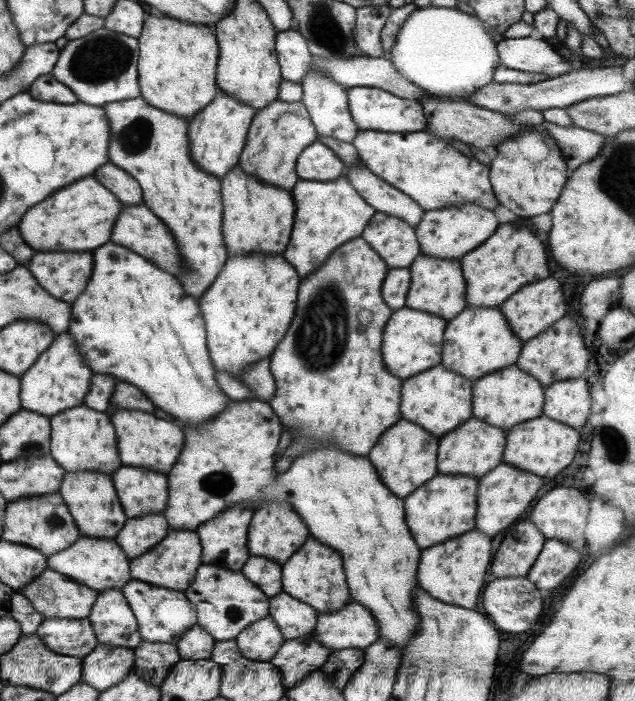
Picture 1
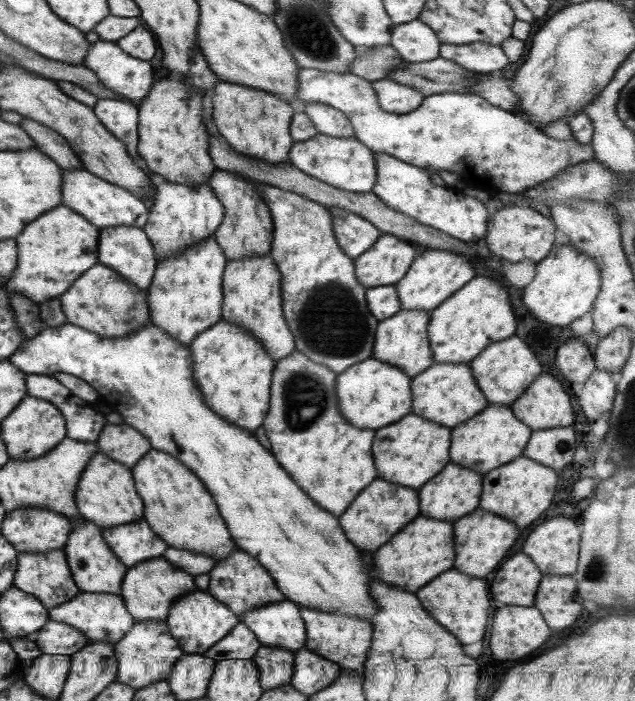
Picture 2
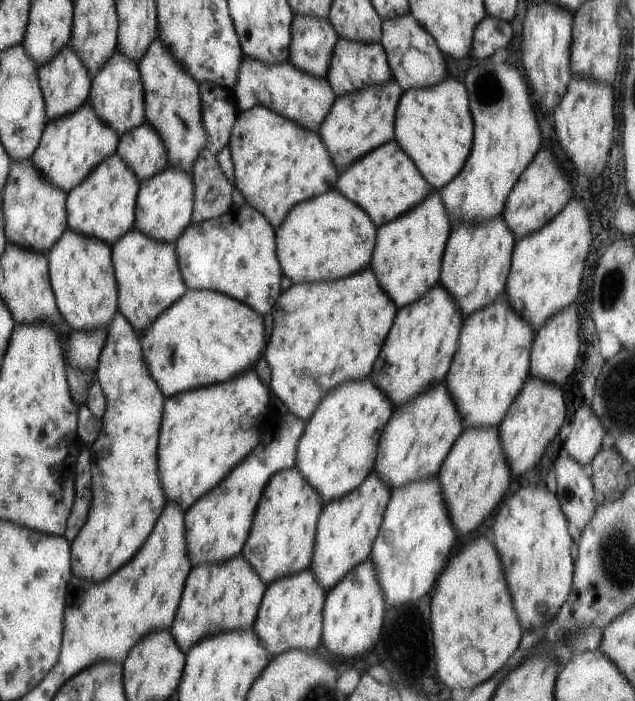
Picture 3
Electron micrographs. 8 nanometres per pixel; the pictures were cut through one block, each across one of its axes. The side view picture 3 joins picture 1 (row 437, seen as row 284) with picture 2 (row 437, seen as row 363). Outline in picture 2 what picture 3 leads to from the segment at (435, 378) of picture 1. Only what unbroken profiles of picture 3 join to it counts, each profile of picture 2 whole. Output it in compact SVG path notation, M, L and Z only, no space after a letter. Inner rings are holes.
M413 413L406 414L398 422L379 428L373 434L373 462L377 468L377 476L407 488L419 488L430 480L449 463L451 430L439 426L435 422L427 422Z

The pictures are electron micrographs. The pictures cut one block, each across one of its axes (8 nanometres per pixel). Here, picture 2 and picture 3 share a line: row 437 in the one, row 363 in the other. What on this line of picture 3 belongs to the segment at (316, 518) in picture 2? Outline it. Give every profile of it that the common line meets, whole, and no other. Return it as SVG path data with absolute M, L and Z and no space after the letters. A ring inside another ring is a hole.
M187 289L185 293L163 310L141 334L136 336L138 346L141 346L143 364L161 390L161 394L173 396L177 392L185 392L197 386L209 386L215 382L223 382L245 368L253 366L253 362L261 356L265 340L263 340L263 320L245 304L208 289Z

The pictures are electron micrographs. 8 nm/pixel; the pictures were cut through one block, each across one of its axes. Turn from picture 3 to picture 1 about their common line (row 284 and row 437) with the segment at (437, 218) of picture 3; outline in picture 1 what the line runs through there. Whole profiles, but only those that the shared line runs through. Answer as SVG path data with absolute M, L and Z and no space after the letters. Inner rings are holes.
M401 419L377 439L377 445L371 448L367 458L373 464L381 482L387 486L389 493L397 496L397 498L405 498L417 486L425 484L429 478L438 474L438 472L435 472L437 446L437 439L425 433L425 430L417 424Z

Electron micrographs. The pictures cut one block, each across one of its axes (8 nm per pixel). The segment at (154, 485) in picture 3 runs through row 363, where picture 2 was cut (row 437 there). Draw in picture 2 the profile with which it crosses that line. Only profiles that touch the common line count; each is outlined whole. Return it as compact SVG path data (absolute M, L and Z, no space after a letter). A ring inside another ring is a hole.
M106 424L101 430L95 446L105 457L115 462L121 462L123 466L133 466L147 450L147 440L131 430L126 424Z

